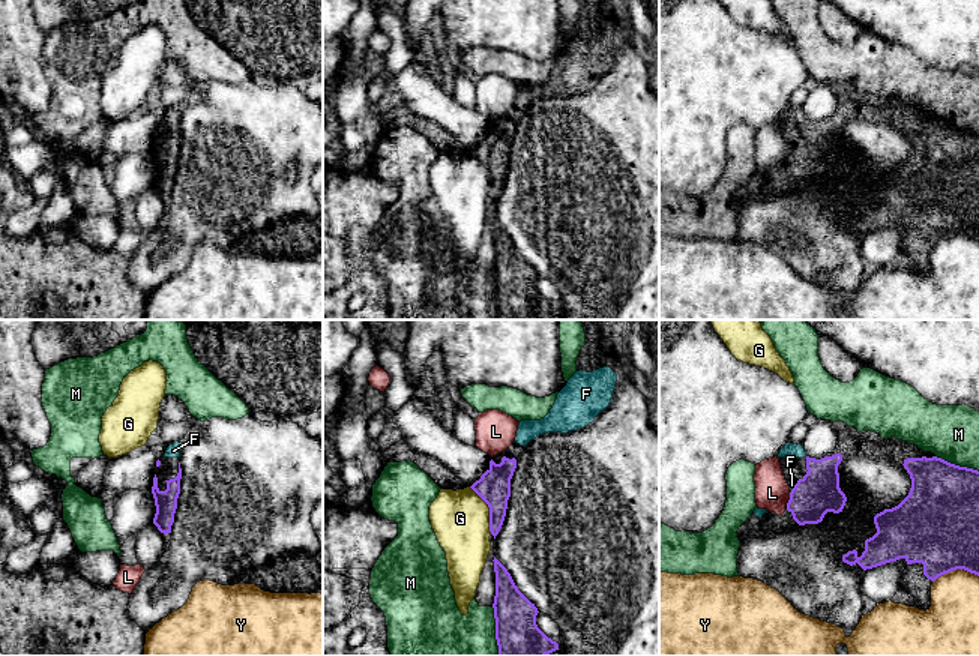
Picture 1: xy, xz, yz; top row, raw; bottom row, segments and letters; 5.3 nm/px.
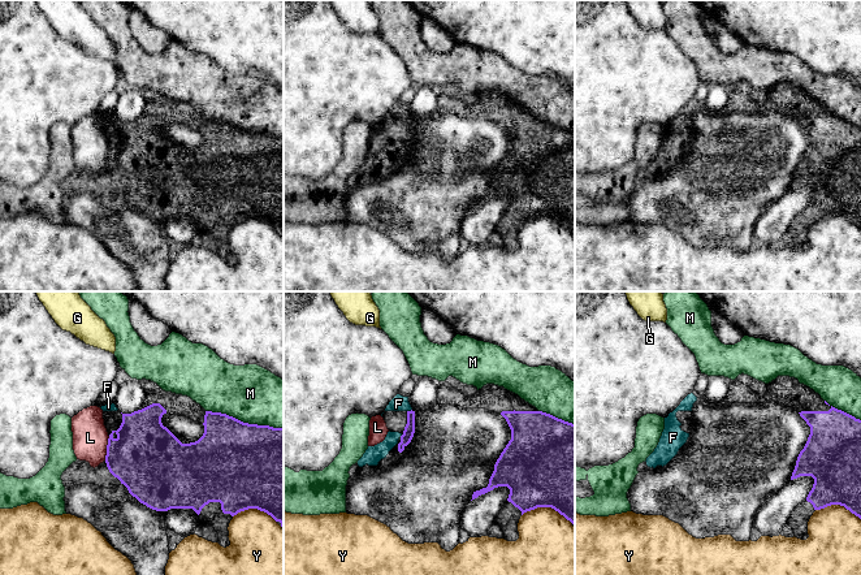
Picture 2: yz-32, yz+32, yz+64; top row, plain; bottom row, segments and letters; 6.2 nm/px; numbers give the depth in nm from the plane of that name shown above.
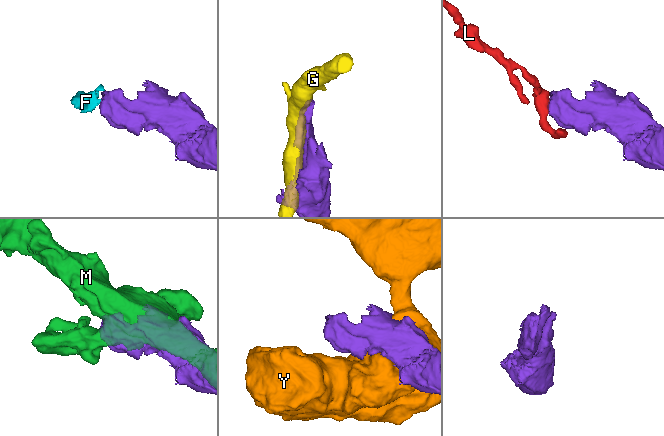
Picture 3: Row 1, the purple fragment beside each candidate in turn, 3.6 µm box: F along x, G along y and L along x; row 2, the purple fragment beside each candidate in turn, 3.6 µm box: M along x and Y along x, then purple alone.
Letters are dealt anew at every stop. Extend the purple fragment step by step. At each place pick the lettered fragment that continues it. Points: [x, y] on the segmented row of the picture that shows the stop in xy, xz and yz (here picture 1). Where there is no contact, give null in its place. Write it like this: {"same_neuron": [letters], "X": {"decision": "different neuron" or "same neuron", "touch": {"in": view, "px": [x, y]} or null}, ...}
{"same_neuron": ["F"], "F": {"decision": "same neuron", "touch": {"in": "yz", "px": [792, 490]}}, "G": {"decision": "different neuron", "touch": {"in": "xz", "px": [490, 511]}}, "L": {"decision": "different neuron", "touch": {"in": "yz", "px": [790, 499]}}, "M": {"decision": "different neuron", "touch": {"in": "xz", "px": [496, 631]}}, "Y": {"decision": "different neuron", "touch": {"in": "yz", "px": [955, 569]}}}

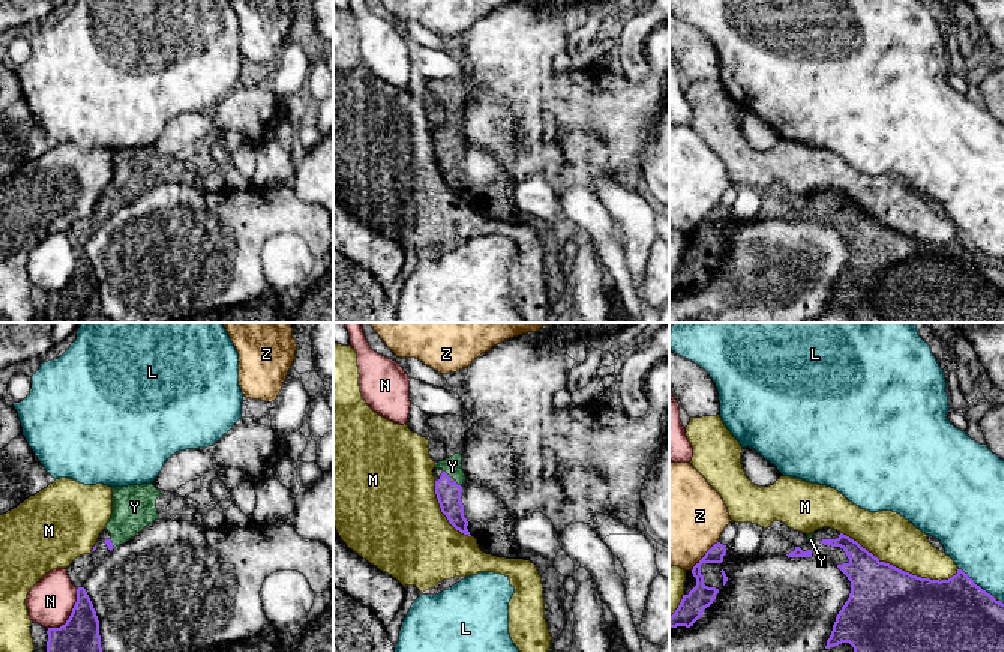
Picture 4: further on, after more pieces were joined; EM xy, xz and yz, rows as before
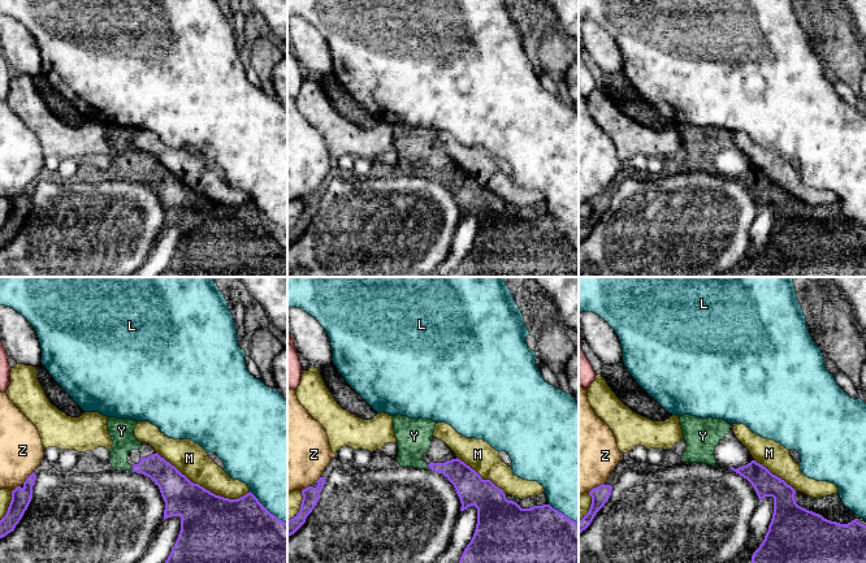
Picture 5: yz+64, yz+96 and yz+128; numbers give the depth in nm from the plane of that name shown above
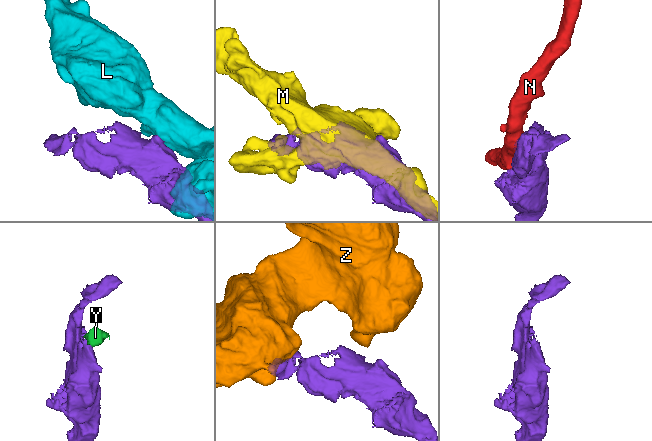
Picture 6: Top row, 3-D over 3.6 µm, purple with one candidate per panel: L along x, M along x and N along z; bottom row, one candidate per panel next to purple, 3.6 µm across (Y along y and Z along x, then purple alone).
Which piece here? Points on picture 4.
{"same_neuron": ["Y"], "L": {"decision": "different neuron", "touch": {"in": "yz", "px": [974, 583]}}, "M": {"decision": "different neuron", "touch": {"in": "yz", "px": [898, 568]}}, "N": {"decision": "different neuron", "touch": {"in": "xy", "px": [71, 615]}}, "Y": {"decision": "same neuron", "touch": {"in": "xz", "px": [456, 484]}}, "Z": {"decision": "different neuron", "touch": {"in": "yz", "px": [704, 556]}}}

